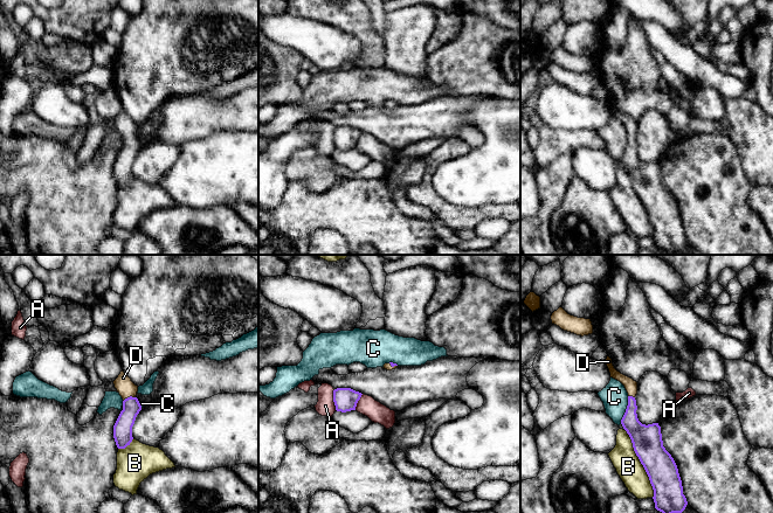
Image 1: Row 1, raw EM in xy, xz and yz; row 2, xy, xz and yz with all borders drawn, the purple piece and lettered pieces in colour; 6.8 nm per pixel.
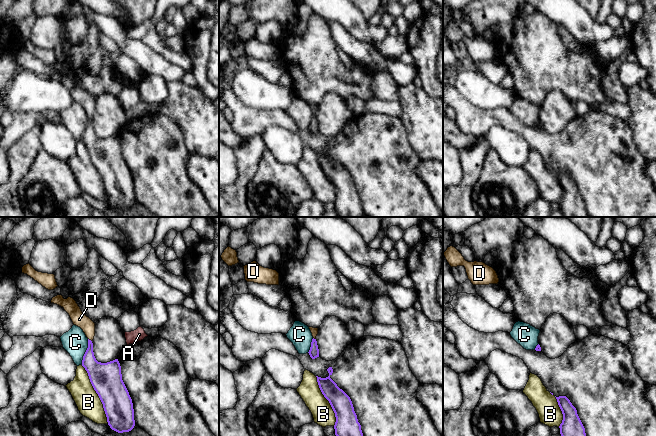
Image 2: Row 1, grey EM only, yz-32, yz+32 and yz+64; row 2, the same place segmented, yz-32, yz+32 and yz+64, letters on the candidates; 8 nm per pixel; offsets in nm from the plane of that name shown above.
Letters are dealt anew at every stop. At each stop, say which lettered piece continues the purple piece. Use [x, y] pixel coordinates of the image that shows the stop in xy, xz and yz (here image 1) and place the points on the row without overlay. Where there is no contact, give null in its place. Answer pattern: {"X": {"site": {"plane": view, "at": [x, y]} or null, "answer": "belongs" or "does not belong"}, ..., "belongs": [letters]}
{"A": {"site": {"plane": "xz", "at": [333, 138]}, "answer": "does not belong"}, "B": {"site": {"plane": "yz", "at": [641, 201]}, "answer": "does not belong"}, "C": {"site": {"plane": "yz", "at": [626, 148]}, "answer": "does not belong"}, "D": {"site": {"plane": "xy", "at": [130, 134]}, "answer": "belongs"}, "belongs": ["D"]}

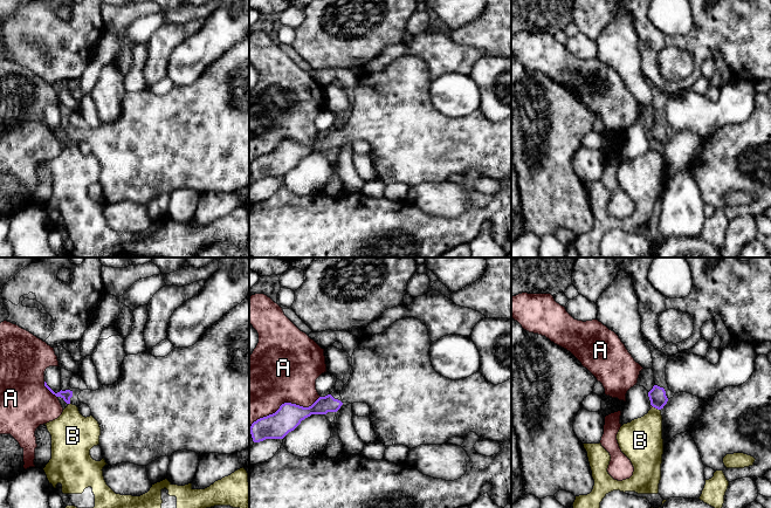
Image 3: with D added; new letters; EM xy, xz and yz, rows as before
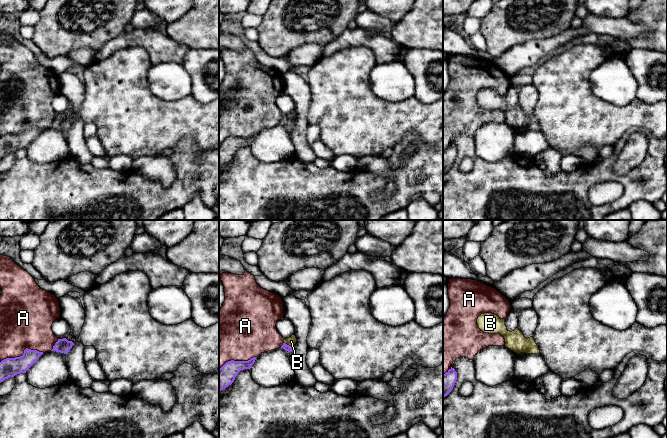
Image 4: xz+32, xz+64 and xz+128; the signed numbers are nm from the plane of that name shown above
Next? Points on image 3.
{"A": {"site": {"plane": "xz", "at": [284, 141]}, "answer": "does not belong"}, "B": {"site": {"plane": "yz", "at": [656, 145]}, "answer": "does not belong"}, "belongs": []}

